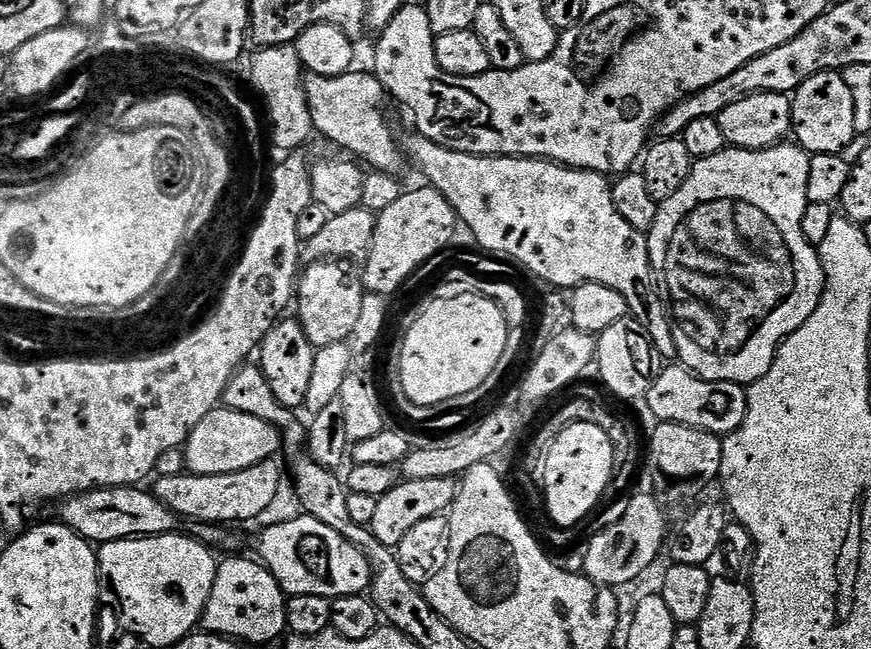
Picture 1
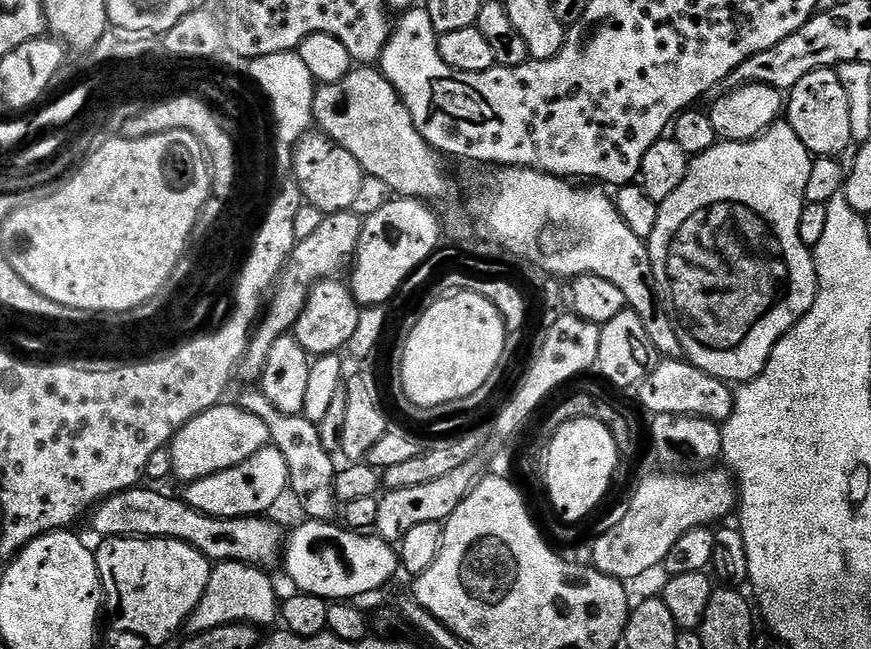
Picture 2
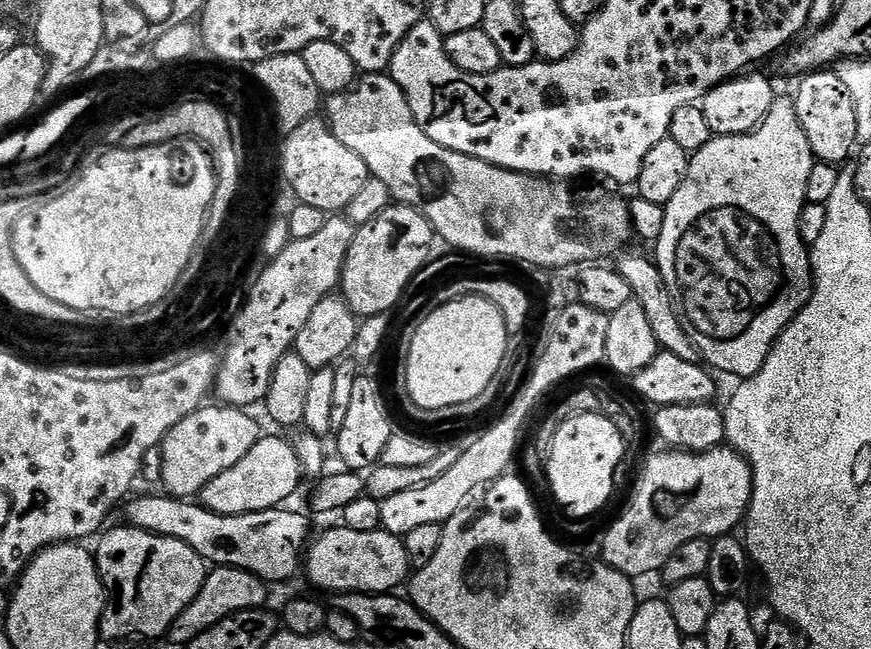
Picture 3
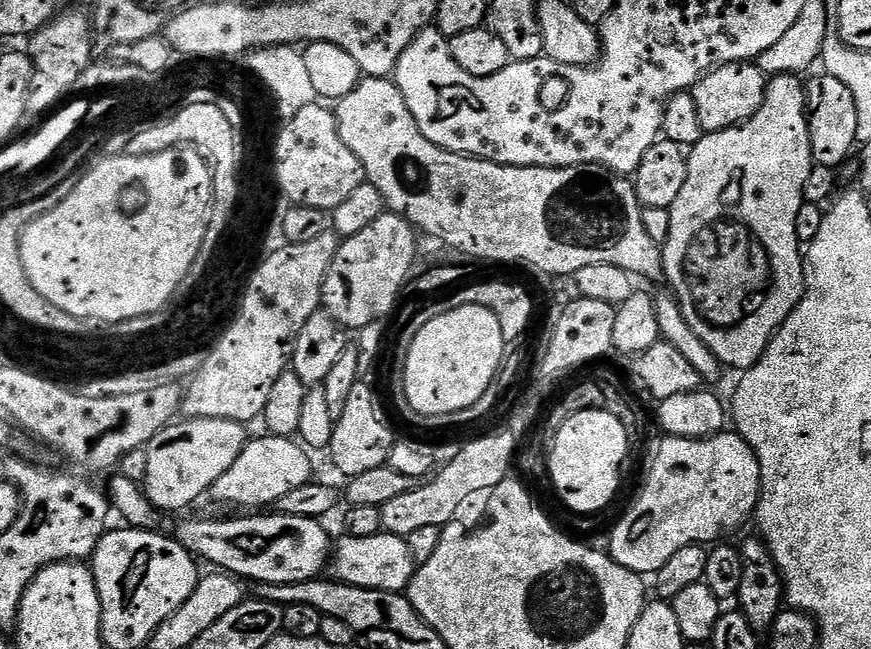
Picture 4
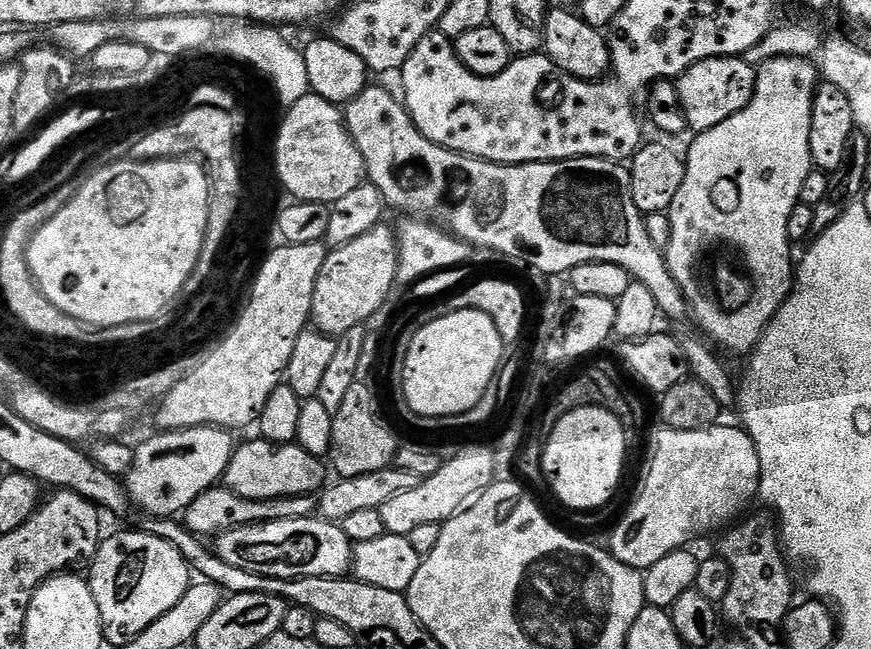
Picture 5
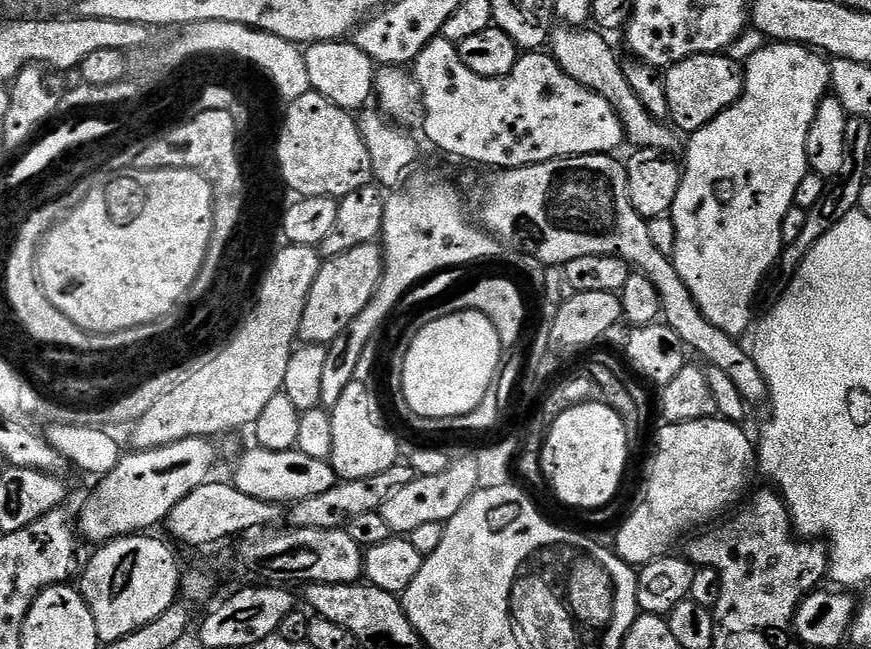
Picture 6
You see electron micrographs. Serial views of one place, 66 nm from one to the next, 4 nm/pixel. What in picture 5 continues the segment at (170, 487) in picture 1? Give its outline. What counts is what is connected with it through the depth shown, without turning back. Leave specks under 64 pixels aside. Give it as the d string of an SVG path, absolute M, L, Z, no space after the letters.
M263 438L255 439L249 444L242 445L241 448L239 445L233 451L232 461L228 463L228 469L224 471L223 483L234 494L242 498L269 500L283 496L316 494L325 487L324 468L326 472L326 464L321 457L311 456L297 443L277 446Z

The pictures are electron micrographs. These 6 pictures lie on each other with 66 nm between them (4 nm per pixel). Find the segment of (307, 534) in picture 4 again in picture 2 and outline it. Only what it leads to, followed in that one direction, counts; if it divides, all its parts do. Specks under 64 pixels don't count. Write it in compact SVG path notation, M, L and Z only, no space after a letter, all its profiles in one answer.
M137 486L134 488L128 488L125 492L119 492L113 496L107 496L105 500L100 501L96 505L94 511L91 513L92 516L92 528L100 535L100 538L111 538L113 536L135 536L137 538L143 538L145 540L181 540L184 544L194 546L203 556L207 556L209 560L213 562L219 562L222 560L237 560L243 564L255 564L256 567L265 570L272 570L272 567L279 565L282 560L282 553L286 543L286 532L285 529L280 529L274 521L268 520L272 518L265 518L263 515L259 516L243 516L240 520L215 520L212 516L207 516L201 512L196 512L193 508L188 507L188 504L184 499L177 498L176 500L172 496L167 496L164 492L155 492L152 488L144 488L145 486Z

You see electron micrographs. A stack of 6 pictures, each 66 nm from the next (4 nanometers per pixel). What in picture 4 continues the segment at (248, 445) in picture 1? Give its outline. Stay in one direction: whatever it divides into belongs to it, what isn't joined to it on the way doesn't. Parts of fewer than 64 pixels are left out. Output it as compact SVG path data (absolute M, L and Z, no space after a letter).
M180 418L163 428L146 446L146 474L142 481L144 493L150 502L161 513L180 512L188 508L200 495L211 493L214 482L238 462L238 454L242 454L245 444L250 439L249 429L243 424L226 418Z

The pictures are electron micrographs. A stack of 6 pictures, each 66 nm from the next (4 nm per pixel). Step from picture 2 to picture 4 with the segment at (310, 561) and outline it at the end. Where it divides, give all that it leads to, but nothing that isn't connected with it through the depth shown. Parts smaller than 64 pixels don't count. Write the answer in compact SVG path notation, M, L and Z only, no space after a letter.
M385 531L378 533L374 538L354 538L347 534L341 537L341 540L335 541L330 557L331 575L340 583L387 592L404 592L407 589L418 565L412 559L405 537L394 536Z

